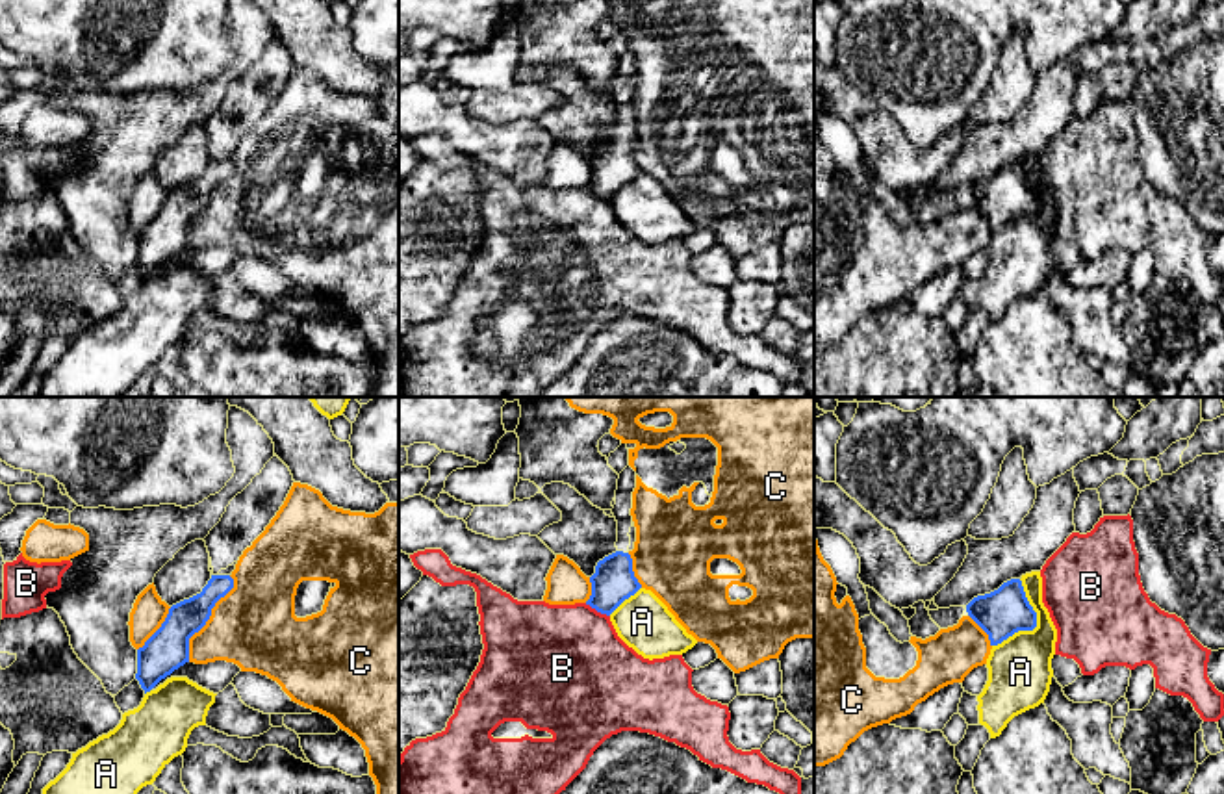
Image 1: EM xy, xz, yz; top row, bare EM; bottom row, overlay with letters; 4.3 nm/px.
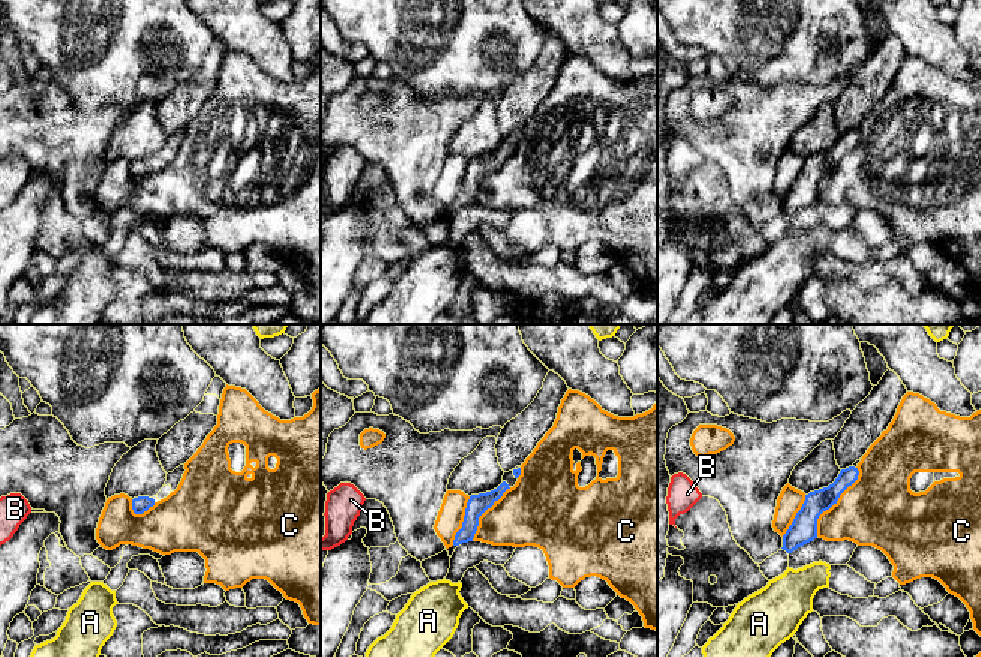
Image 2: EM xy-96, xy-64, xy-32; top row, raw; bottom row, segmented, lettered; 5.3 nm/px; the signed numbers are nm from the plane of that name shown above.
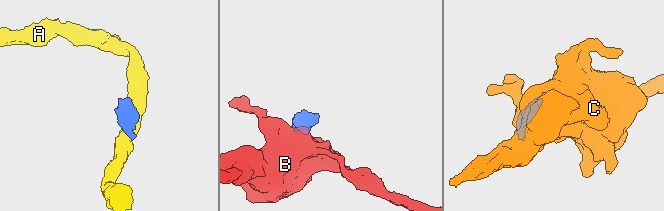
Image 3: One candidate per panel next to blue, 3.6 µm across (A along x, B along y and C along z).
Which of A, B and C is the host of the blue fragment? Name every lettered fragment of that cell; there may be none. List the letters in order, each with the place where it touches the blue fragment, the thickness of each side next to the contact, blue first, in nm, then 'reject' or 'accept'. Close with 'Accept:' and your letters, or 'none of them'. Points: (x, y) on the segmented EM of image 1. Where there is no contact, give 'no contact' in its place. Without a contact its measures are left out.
A: yz (1035, 624) | 200/280 nm | reject
B: xz (598, 611) | 180/480 nm | reject
C: xy (208, 618) | 180/360 nm | reject
Accept: none of them

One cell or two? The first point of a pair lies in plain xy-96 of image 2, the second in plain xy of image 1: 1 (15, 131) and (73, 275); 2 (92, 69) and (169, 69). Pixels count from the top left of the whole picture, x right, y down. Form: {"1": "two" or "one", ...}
{"1": "two", "2": "one"}

